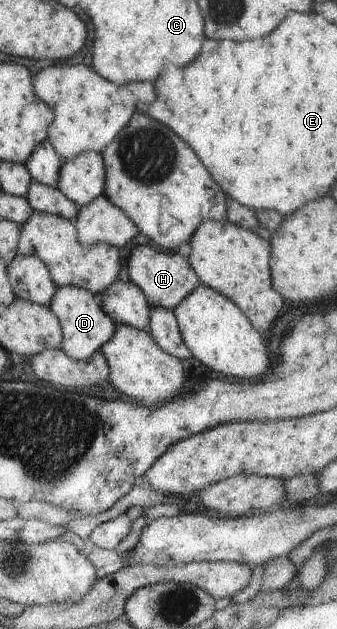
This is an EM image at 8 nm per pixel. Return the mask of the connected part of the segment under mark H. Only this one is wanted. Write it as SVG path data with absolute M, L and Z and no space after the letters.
M138 245L132 249L130 254L125 269L129 275L129 281L140 291L143 291L151 308L161 307L173 310L201 285L197 273L189 266L188 259L182 257L177 251L163 253L163 251L157 251L149 245Z

